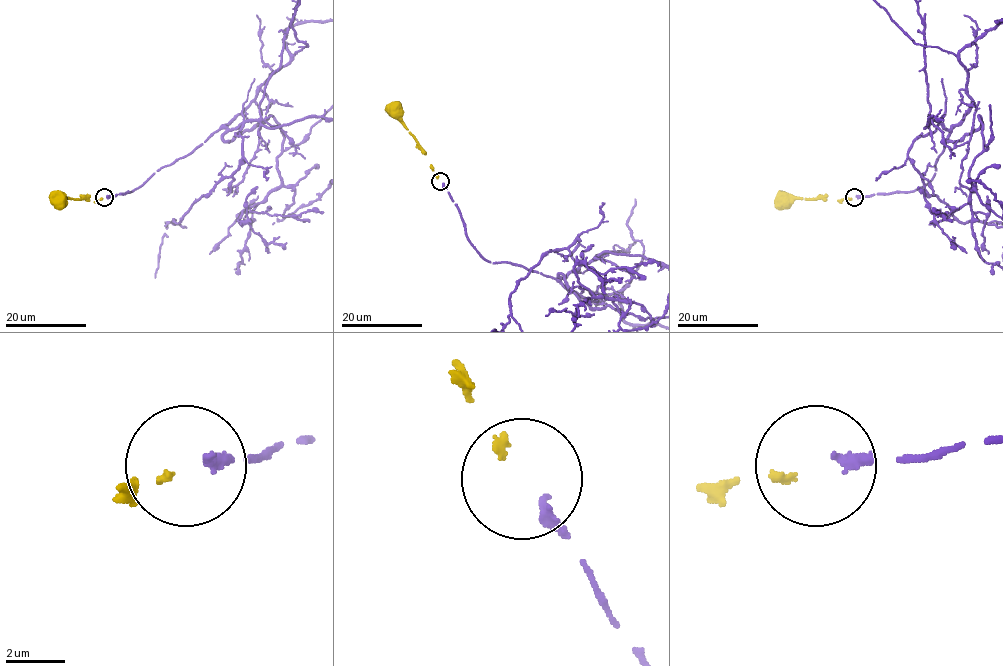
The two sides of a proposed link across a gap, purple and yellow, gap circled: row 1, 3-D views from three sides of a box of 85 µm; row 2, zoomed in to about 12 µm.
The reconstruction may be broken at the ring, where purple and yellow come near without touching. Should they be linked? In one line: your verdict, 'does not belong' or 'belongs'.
belongs

